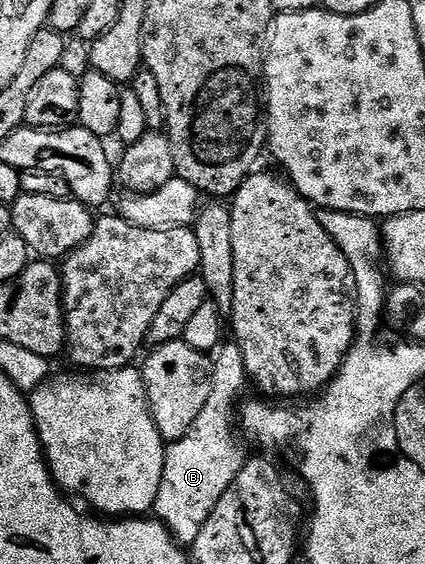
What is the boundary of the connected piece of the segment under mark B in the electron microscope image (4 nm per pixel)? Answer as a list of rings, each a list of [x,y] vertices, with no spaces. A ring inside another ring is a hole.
[[[237,342],[228,343],[217,352],[218,360],[213,360],[210,369],[212,393],[208,393],[208,405],[196,417],[193,429],[167,446],[164,457],[164,477],[160,477],[160,493],[156,493],[153,514],[179,545],[193,545],[196,537],[200,537],[204,521],[208,521],[212,509],[216,509],[216,501],[224,497],[244,462],[243,440],[236,430],[236,408],[240,403],[238,394],[248,387],[248,376]]]

